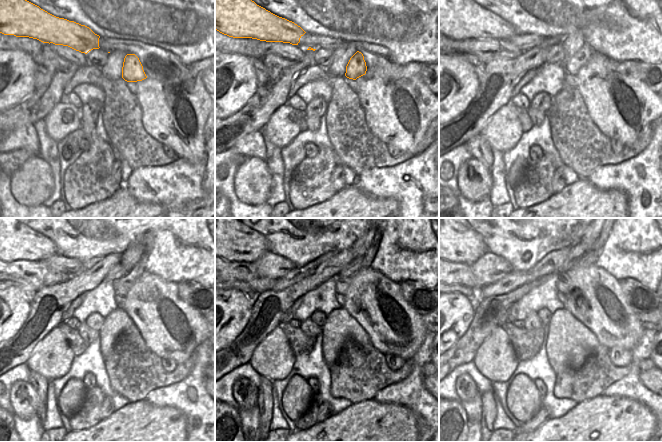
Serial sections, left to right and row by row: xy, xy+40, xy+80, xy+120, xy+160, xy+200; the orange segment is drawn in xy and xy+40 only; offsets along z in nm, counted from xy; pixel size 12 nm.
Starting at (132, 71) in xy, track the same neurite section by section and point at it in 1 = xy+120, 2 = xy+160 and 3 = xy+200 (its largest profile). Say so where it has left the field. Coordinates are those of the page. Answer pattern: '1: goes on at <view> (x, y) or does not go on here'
1: goes on at xy+120 (122, 285)
2: goes on at xy+160 (344, 283)
3: goes on at xy+200 (565, 284)

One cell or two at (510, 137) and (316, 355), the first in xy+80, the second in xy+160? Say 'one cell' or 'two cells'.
two cells

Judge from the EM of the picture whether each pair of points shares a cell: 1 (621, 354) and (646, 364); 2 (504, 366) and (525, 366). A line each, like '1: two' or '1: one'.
1: one
2: two

